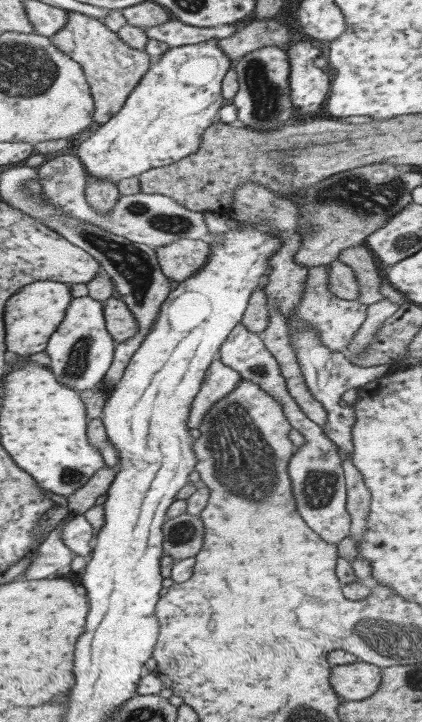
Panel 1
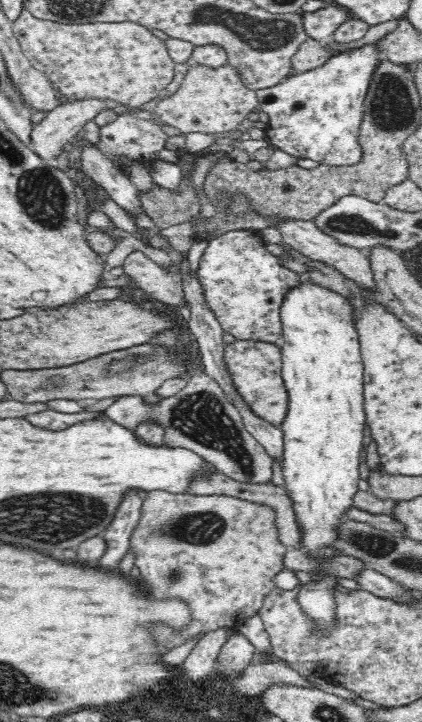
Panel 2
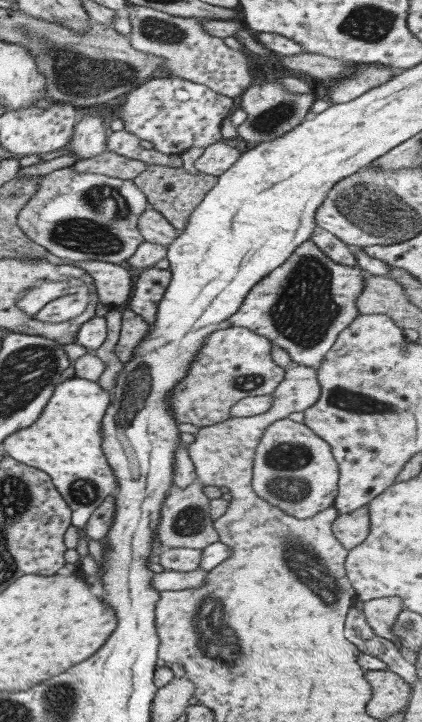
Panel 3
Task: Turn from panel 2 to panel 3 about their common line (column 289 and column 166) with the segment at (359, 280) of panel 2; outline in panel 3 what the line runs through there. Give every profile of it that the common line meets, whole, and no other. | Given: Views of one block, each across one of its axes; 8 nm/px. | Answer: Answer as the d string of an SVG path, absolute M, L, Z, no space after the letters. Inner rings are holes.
M149 204L143 209L143 212L139 213L137 228L143 240L163 246L169 245L179 232Z

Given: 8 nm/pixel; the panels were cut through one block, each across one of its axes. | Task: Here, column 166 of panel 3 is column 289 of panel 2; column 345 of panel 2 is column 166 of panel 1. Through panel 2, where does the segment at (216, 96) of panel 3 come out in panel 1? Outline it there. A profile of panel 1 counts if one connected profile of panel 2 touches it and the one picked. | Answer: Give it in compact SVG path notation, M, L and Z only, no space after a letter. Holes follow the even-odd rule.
M209 38L197 44L169 47L159 60L149 65L119 111L106 123L92 130L91 136L77 146L75 155L88 176L117 184L123 178L139 176L151 168L167 167L199 148L203 130L218 121L218 110L228 102L221 96L220 86L233 62L221 52L217 41L217 38Z

